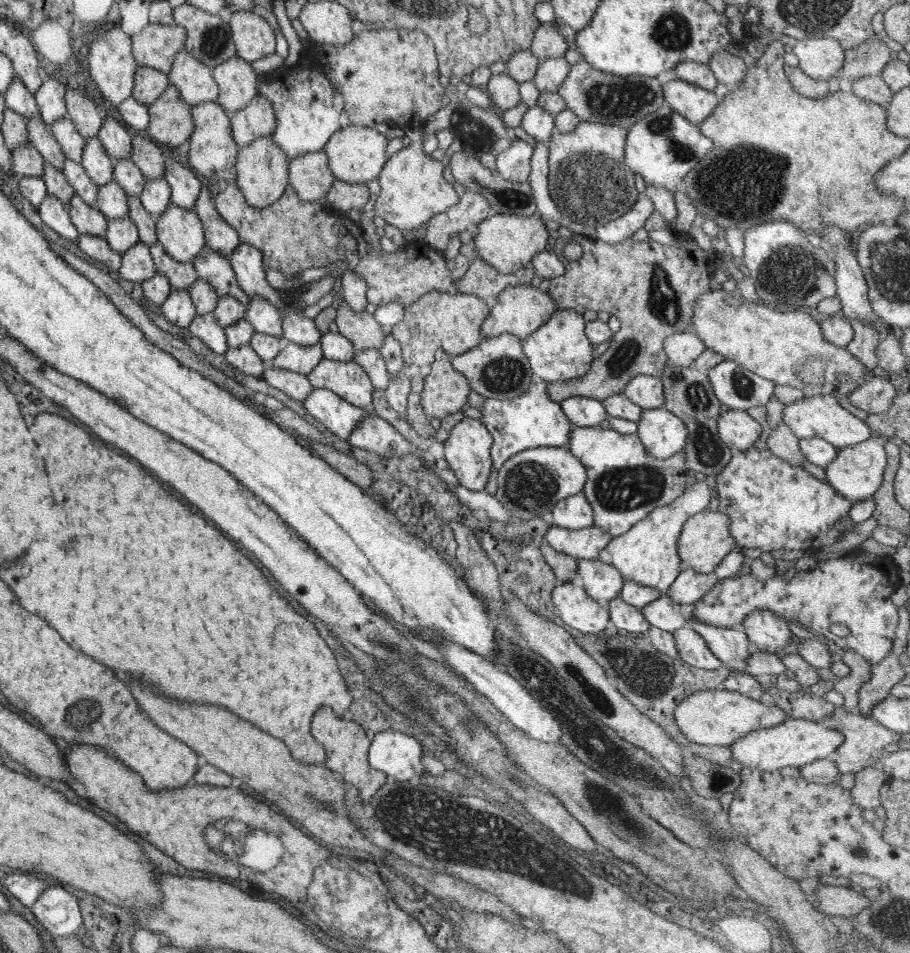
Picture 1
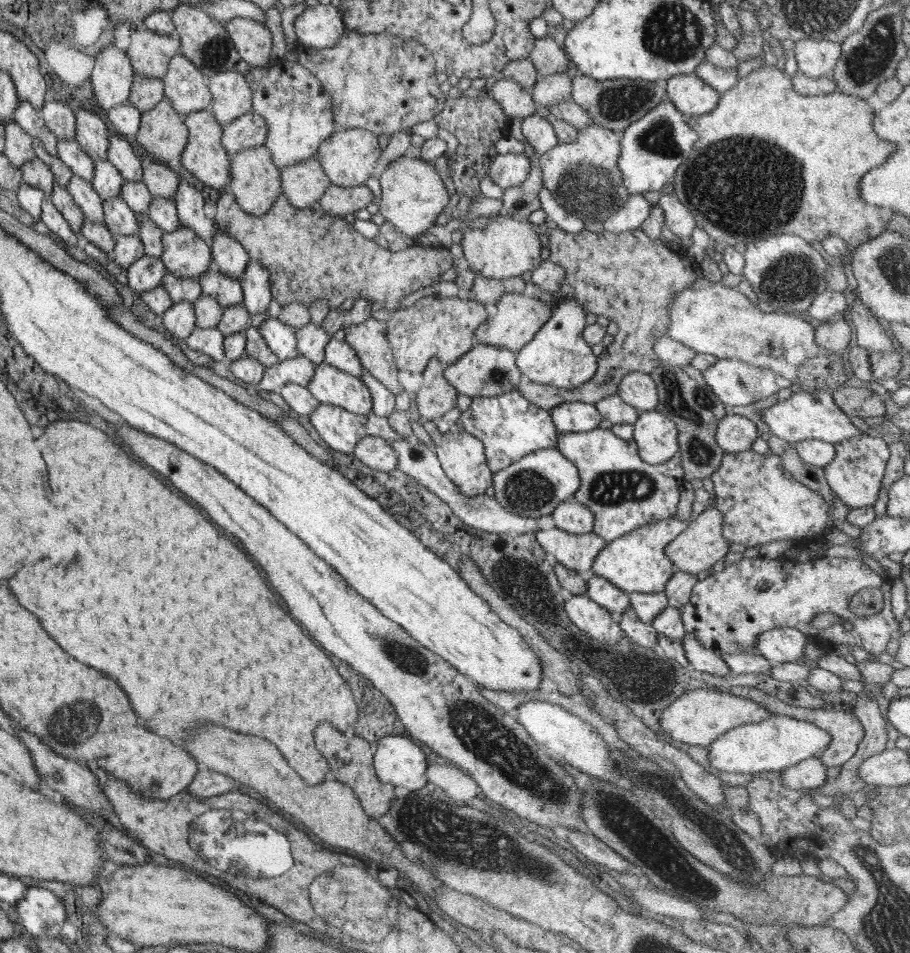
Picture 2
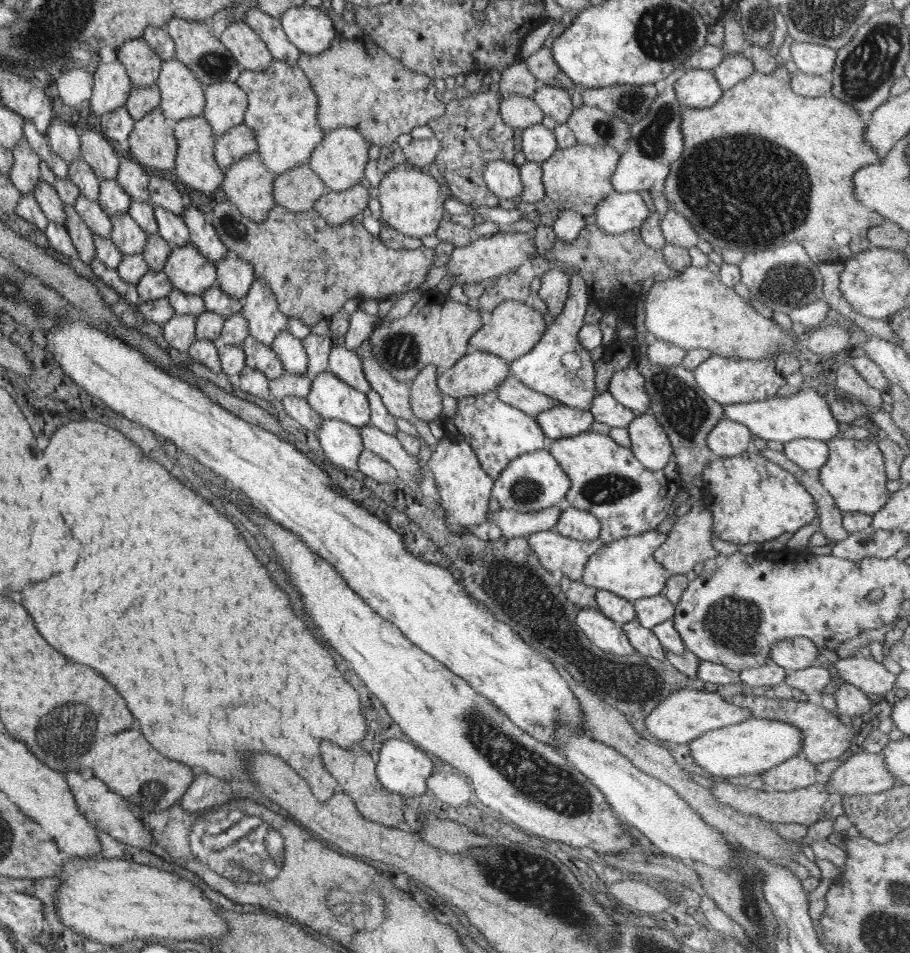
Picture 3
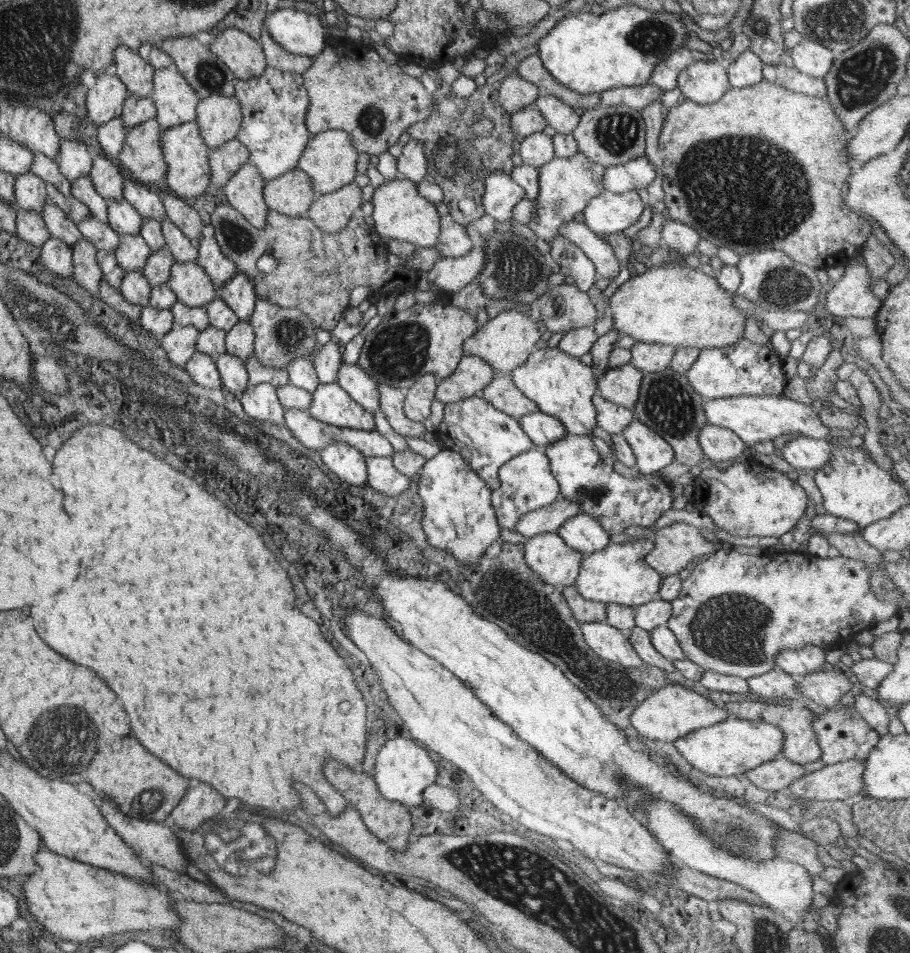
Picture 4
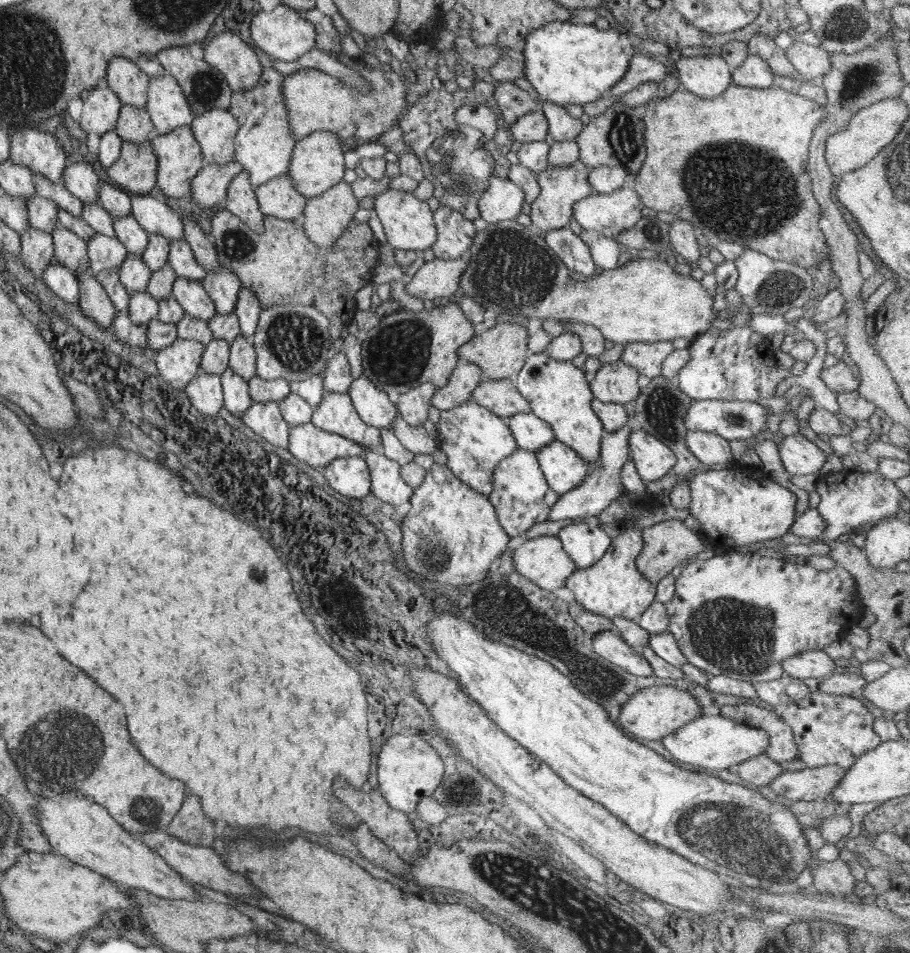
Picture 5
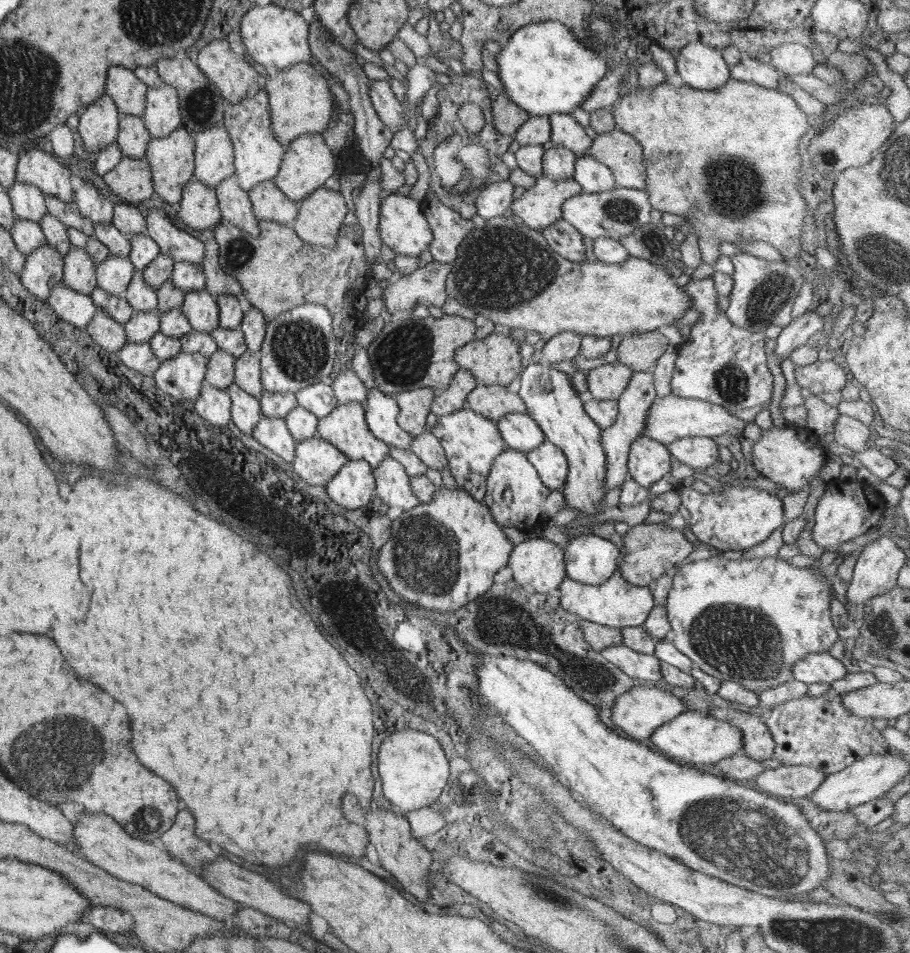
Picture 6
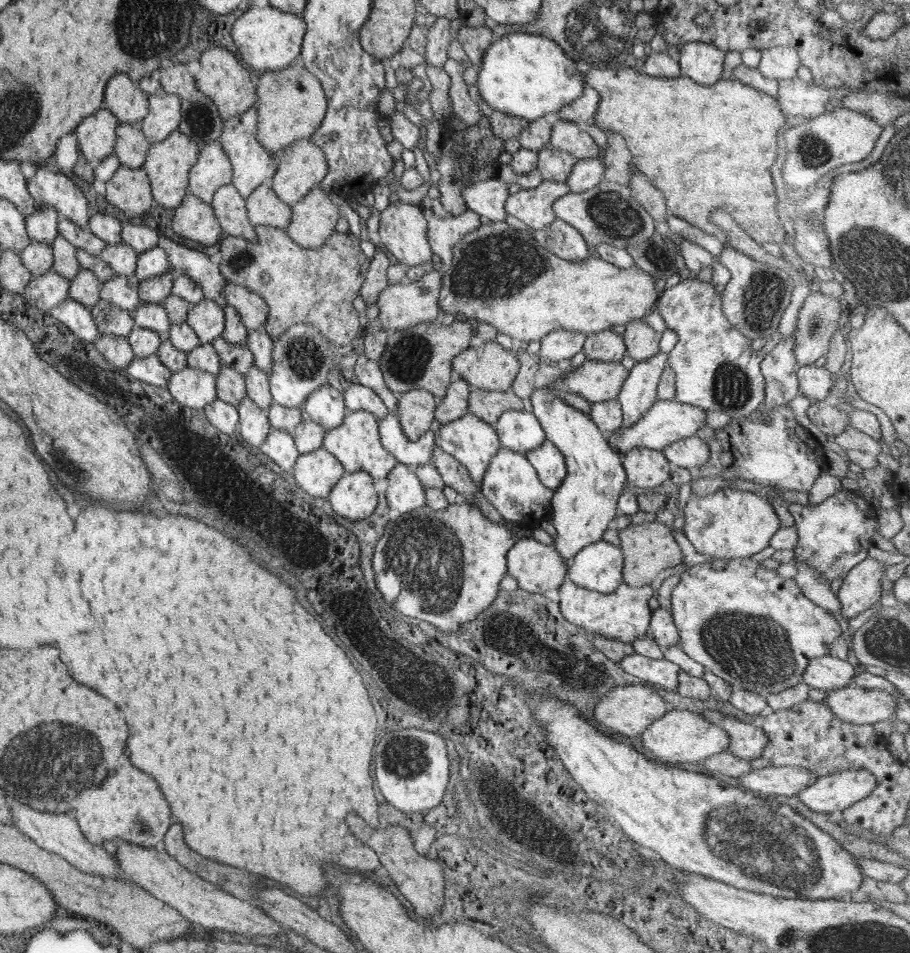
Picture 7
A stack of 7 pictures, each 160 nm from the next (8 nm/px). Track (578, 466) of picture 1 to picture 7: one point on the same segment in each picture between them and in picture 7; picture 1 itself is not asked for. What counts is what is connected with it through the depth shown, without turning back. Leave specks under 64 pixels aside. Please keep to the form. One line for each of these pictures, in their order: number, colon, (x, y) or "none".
2: (535, 485)
3: (533, 481)
4: (527, 483)
5: (522, 497)
6: (515, 493)
7: (511, 484)

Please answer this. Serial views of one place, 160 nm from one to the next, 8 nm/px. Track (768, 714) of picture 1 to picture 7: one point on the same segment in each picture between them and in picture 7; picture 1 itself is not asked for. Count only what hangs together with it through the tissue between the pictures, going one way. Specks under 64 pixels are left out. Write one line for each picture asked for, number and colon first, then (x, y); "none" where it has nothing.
2: (696, 717)
3: (685, 715)
4: (673, 711)
5: (655, 712)
6: (639, 711)
7: (629, 710)

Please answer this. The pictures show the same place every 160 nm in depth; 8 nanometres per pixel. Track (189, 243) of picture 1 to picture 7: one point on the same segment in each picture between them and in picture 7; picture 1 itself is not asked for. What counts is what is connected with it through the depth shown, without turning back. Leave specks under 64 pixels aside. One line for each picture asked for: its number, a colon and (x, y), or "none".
2: (185, 254)
3: (189, 271)
4: (193, 286)
5: (195, 302)
6: (201, 309)
7: (207, 318)

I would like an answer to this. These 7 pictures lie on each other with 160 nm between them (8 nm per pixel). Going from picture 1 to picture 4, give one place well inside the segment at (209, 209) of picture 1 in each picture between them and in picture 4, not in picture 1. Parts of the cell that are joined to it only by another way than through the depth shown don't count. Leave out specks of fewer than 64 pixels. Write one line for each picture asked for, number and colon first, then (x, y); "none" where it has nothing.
2: (229, 256)
3: (235, 276)
4: (238, 293)

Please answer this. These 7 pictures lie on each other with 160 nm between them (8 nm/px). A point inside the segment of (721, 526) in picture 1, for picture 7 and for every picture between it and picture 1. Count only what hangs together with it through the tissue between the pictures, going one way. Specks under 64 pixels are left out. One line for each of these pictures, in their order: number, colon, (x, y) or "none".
2: (701, 544)
3: (687, 546)
4: (676, 545)
5: (667, 543)
6: (650, 549)
7: (648, 549)

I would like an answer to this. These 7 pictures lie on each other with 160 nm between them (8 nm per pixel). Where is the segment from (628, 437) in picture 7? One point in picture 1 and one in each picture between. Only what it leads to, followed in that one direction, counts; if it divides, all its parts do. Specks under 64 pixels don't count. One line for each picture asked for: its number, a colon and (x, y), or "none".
1: (822, 416)
2: (809, 414)
3: (805, 415)
4: (754, 419)
5: (731, 420)
6: (672, 417)

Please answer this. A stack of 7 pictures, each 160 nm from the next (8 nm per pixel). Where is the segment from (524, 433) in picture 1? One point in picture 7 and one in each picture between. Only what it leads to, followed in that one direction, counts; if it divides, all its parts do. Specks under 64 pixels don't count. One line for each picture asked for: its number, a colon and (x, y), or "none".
2: (509, 426)
3: (498, 433)
4: (486, 437)
5: (475, 440)
6: (471, 441)
7: (471, 441)

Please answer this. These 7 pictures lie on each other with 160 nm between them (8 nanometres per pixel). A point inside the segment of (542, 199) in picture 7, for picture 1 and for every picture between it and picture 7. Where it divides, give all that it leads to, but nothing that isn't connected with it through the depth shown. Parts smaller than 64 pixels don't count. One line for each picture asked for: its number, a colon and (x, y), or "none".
1: (588, 179)
2: (583, 176)
3: (579, 178)
4: (566, 185)
5: (560, 187)
6: (540, 206)

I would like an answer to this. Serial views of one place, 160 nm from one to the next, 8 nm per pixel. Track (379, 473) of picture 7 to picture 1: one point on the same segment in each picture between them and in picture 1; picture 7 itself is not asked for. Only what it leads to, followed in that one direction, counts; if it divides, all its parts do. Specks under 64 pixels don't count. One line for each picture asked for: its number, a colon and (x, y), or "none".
1: (349, 380)
2: (329, 385)
3: (330, 397)
4: (331, 404)
5: (336, 414)
6: (345, 427)

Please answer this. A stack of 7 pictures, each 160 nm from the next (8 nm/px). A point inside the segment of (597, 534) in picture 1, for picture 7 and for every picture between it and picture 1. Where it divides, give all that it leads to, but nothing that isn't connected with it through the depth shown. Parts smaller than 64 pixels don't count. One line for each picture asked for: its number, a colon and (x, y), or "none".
2: (577, 552)
3: (562, 556)
4: (547, 554)
5: (543, 560)
6: (538, 564)
7: (538, 568)

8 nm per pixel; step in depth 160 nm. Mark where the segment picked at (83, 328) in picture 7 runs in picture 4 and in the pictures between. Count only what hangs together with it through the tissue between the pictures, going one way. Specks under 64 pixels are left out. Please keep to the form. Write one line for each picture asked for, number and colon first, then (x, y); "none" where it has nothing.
4: (56, 255)
5: (60, 279)
6: (77, 308)

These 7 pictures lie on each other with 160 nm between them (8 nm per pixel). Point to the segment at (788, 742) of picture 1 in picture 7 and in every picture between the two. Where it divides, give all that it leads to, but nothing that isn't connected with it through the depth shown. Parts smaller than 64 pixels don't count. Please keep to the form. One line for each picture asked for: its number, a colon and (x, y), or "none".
2: (774, 744)
3: (756, 745)
4: (732, 747)
5: (712, 743)
6: (690, 737)
7: (679, 736)

